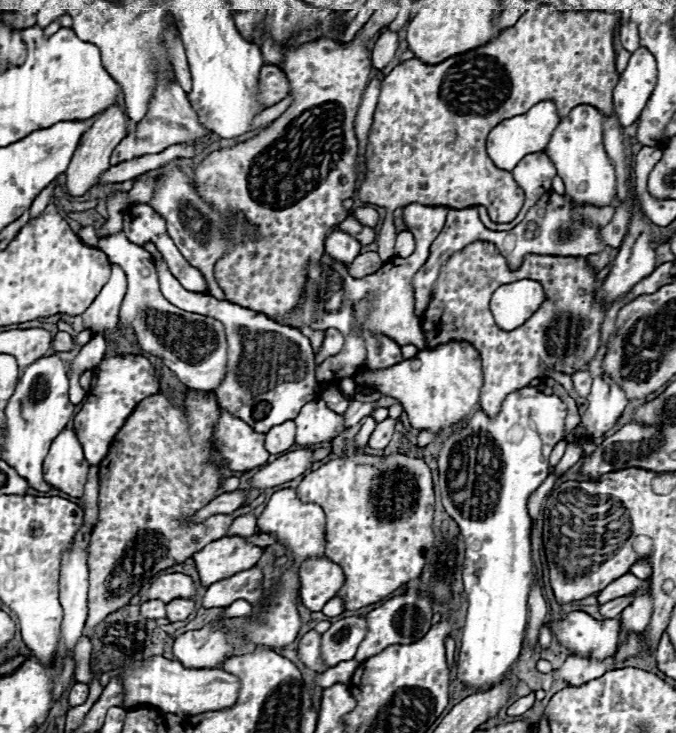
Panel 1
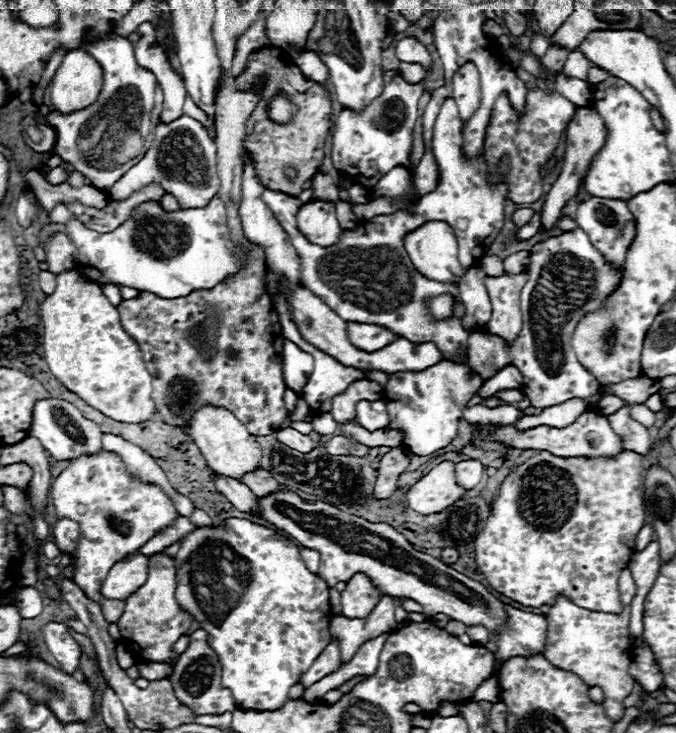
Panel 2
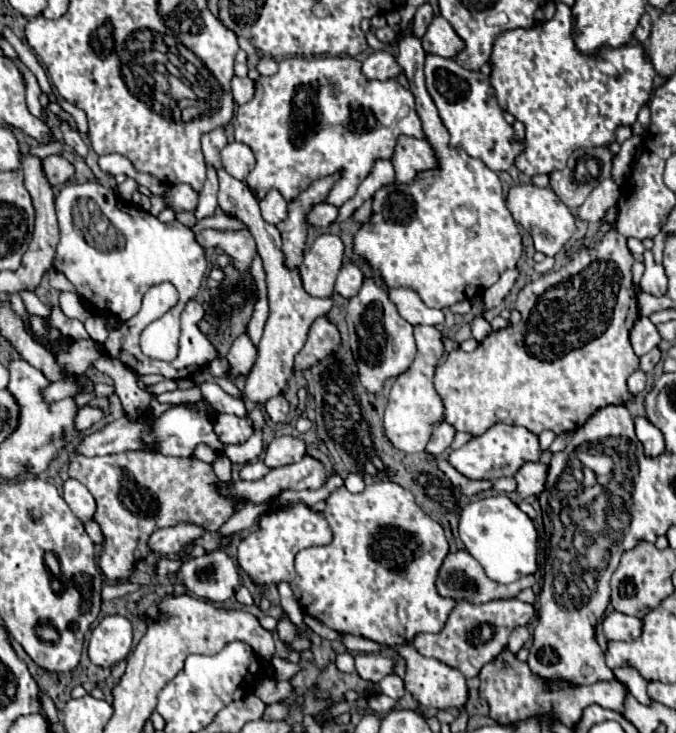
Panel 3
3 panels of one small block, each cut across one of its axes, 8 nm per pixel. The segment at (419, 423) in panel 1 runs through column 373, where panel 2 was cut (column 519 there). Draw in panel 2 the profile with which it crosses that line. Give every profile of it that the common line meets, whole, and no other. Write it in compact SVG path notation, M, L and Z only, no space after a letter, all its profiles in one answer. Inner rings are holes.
M506 366L502 370L498 370L490 380L486 380L476 394L480 398L488 398L498 390L512 390L512 388L520 388L522 386L522 374L516 366Z

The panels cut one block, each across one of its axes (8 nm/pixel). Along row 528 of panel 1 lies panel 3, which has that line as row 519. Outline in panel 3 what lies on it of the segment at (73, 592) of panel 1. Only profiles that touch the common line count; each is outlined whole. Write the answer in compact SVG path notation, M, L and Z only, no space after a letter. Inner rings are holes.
M68 478L64 482L64 500L66 504L70 506L72 514L76 518L80 518L82 522L90 520L94 516L94 510L96 510L96 504L94 504L94 498L92 494L86 490L86 486L82 486L78 480L74 478Z

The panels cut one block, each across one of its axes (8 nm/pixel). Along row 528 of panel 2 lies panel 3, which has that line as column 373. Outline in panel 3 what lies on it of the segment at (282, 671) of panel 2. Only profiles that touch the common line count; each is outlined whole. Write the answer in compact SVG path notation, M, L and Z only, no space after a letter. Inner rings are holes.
M406 34L400 44L400 54L396 62L400 64L404 76L408 78L410 92L416 100L416 114L422 122L426 142L432 146L438 166L432 170L418 172L410 184L388 184L382 186L372 196L370 222L362 224L354 234L352 250L356 256L364 258L372 270L376 270L388 288L410 288L422 302L430 308L448 308L460 300L470 300L490 288L504 270L514 268L522 256L522 240L516 222L504 202L502 184L496 172L492 172L482 160L470 158L462 148L454 148L448 142L448 130L442 124L438 110L426 90L424 82L424 58L420 38Z

